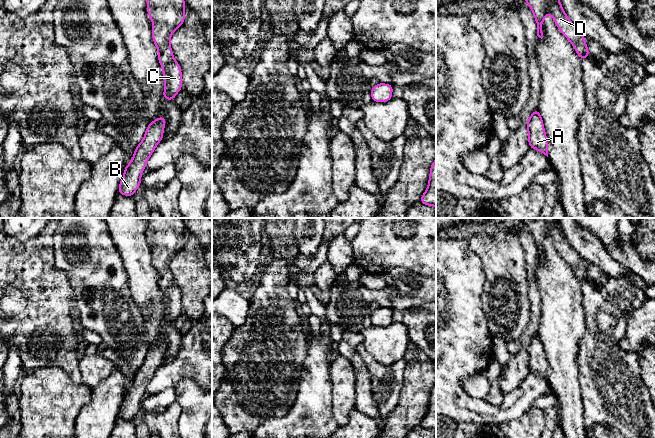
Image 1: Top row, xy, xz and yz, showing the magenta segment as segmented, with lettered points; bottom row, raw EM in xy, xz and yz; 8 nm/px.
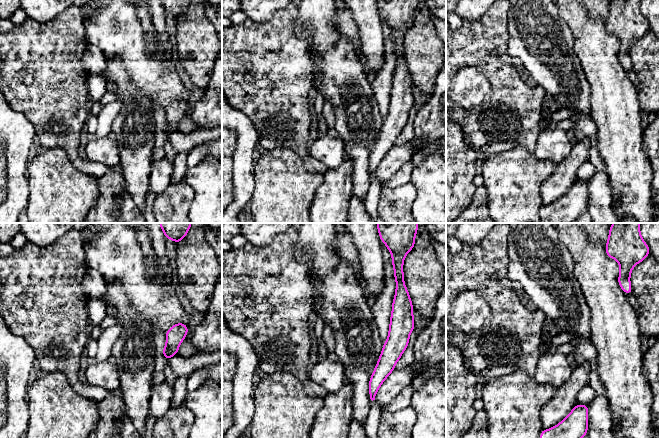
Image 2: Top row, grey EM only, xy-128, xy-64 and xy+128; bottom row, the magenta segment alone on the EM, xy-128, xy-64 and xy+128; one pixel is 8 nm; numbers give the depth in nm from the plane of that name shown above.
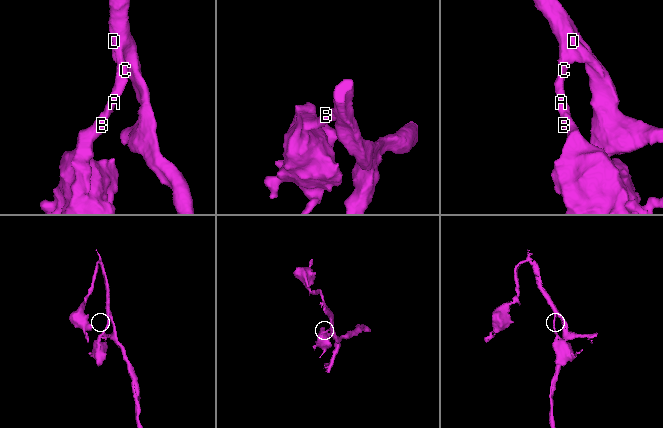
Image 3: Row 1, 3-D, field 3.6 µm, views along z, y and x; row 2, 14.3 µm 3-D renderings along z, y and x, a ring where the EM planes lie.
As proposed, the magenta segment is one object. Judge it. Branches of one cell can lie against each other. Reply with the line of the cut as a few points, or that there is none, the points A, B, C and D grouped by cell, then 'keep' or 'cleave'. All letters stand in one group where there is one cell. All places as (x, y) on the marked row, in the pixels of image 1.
cut none; groups A B C D; keep

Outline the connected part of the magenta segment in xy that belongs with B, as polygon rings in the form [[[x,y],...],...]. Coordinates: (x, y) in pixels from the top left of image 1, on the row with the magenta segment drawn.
[[[160,116],[147,126],[143,140],[134,150],[132,161],[125,166],[118,194],[131,197],[139,188],[141,174],[146,168],[147,161],[155,150],[155,147],[163,139],[166,122],[165,117]]]

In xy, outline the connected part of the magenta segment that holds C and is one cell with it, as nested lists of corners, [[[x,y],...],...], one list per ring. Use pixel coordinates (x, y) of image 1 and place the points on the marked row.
[[[147,0],[147,12],[153,24],[152,38],[163,69],[163,98],[174,100],[182,89],[181,67],[173,57],[170,38],[184,21],[184,0]]]

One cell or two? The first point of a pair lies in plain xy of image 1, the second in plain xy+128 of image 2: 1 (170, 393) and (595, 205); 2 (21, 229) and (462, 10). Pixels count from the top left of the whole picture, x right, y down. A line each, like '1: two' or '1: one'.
1: one
2: one

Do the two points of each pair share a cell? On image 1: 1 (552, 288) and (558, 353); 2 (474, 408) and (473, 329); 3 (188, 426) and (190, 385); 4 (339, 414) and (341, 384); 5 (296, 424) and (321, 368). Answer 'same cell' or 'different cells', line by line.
1: same cell
2: same cell
3: same cell
4: same cell
5: same cell

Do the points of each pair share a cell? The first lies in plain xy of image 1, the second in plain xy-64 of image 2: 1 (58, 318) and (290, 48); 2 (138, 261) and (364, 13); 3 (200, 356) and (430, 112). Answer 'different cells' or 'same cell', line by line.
1: same cell
2: same cell
3: same cell

